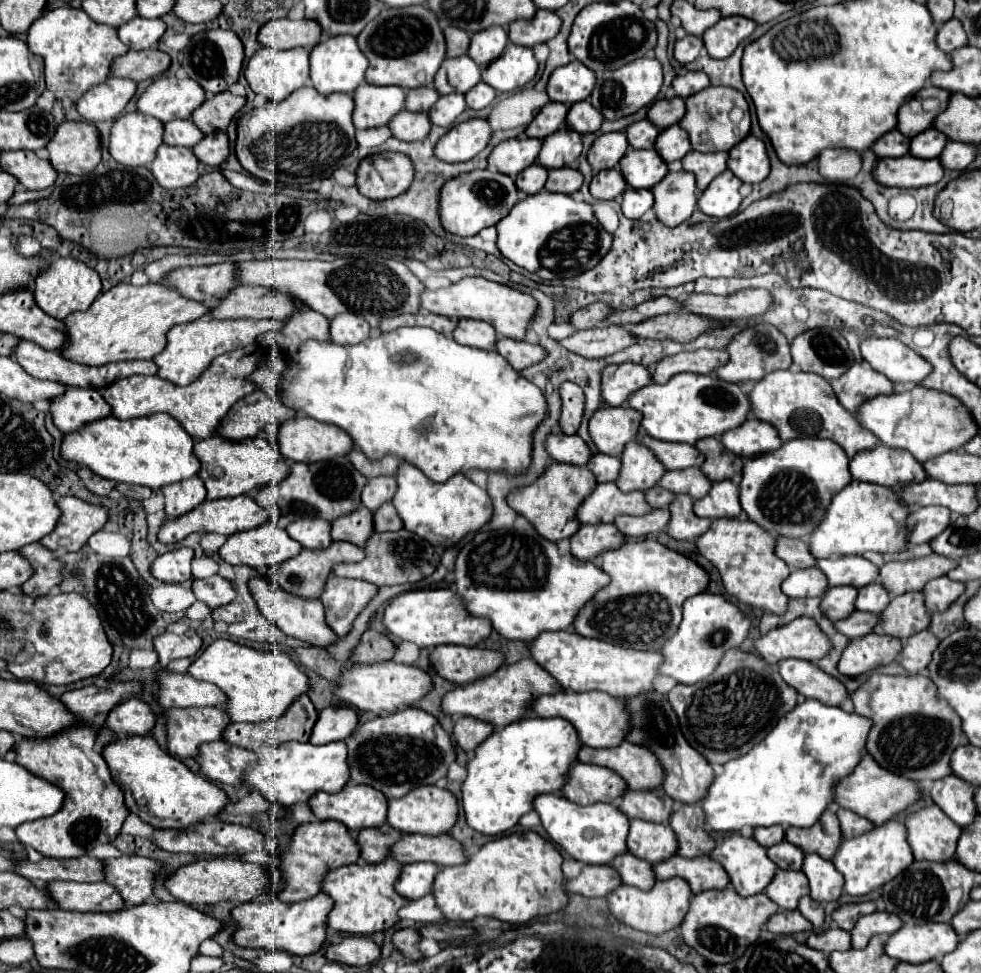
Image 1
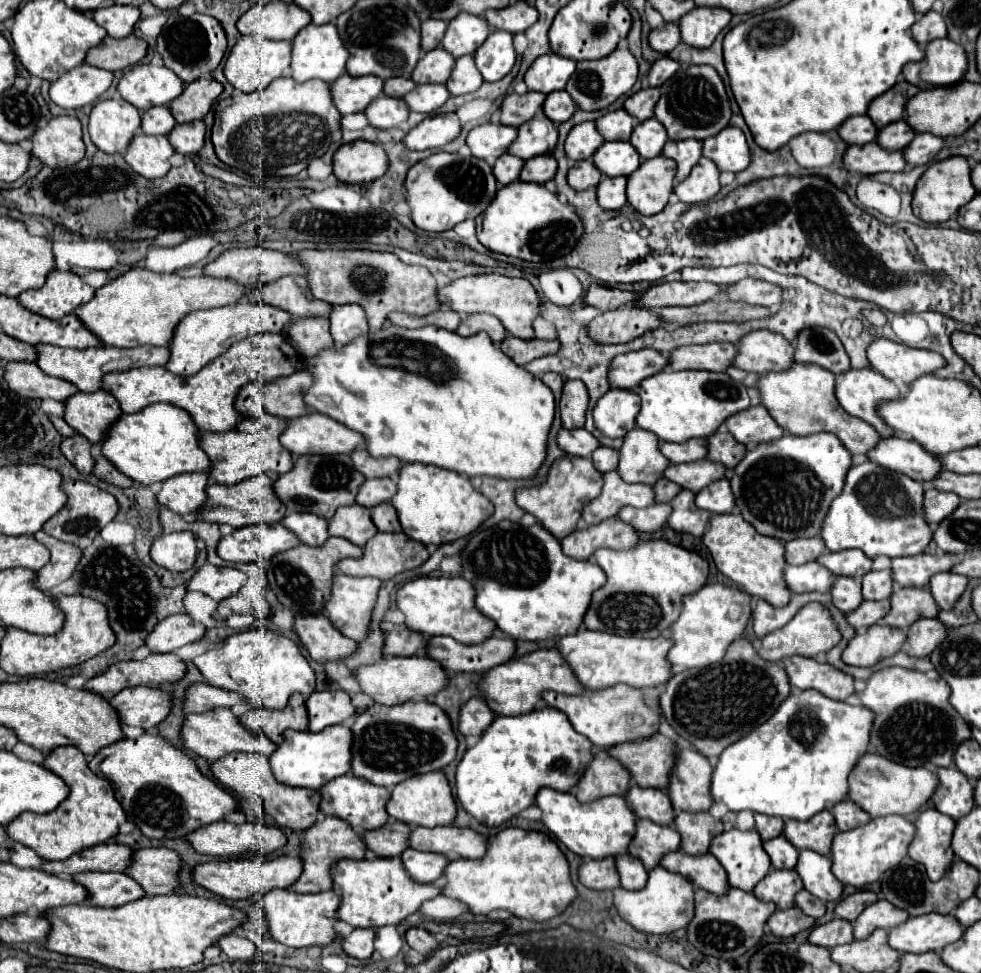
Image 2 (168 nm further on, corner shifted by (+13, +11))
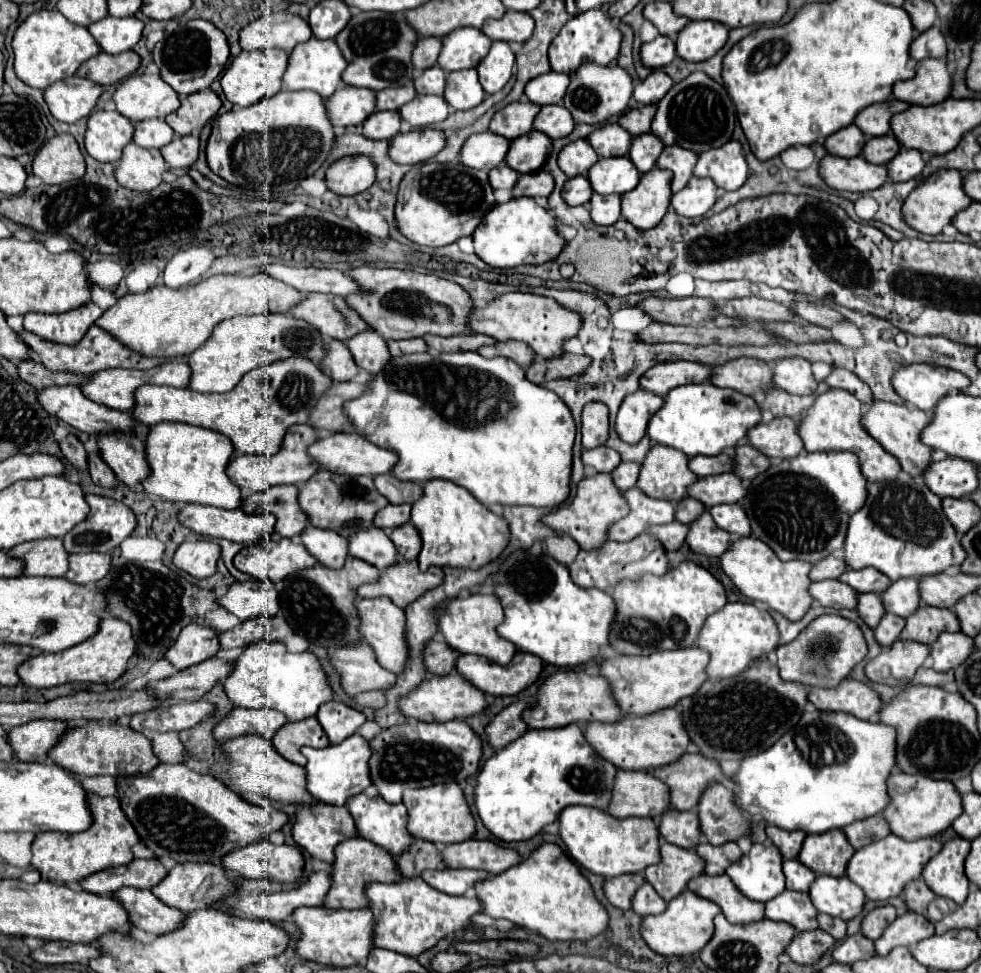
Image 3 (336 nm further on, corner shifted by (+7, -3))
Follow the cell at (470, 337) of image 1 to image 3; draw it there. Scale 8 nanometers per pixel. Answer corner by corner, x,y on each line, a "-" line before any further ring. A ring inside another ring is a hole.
514,340
496,342
492,346
482,346
478,352
484,358
494,358
494,356
510,358
510,360
514,360
522,368
526,368
526,366
530,366
534,362
534,352
524,342
514,342

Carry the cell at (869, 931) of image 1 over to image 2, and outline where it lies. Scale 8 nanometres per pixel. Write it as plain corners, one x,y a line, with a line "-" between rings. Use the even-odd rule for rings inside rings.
878,900
872,906
868,906
860,918
854,922
854,936
858,940
868,938
876,928
896,928
908,918
906,910
896,908
888,900

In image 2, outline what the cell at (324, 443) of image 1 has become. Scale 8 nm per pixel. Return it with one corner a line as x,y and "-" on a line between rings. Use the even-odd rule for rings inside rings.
318,412
288,422
282,434
282,446
292,454
350,454
366,446
366,438
344,424

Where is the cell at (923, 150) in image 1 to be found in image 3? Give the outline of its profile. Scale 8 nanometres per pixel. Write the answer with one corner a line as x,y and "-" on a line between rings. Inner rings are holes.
880,136
880,138
870,138
862,154
870,164
888,164
900,152
900,148
902,146
894,136

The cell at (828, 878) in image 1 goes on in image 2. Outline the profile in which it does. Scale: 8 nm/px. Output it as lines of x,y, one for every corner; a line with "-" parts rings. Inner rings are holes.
812,850
800,852
796,872
802,878
804,888
824,902
840,900
842,890
844,890
844,884
840,880
836,880
836,876
832,874
830,868
832,868
830,856
822,856

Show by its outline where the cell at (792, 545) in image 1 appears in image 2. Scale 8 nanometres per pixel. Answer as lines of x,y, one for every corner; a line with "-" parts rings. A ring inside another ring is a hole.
820,536
816,538
796,538
786,542
786,562
788,564
806,564
816,560
826,552
826,546

